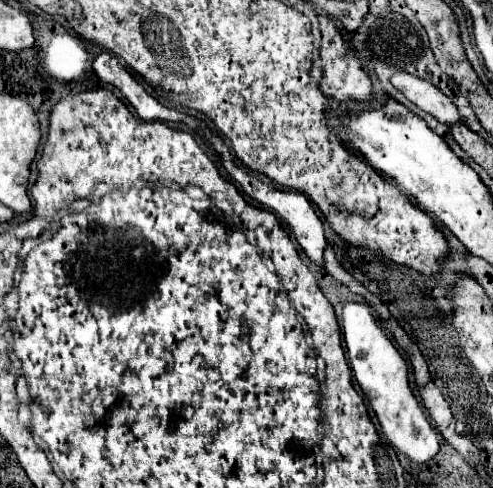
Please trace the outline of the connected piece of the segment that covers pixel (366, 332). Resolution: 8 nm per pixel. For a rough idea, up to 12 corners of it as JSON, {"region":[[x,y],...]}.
{"region":[[364,303],[344,339],[384,435],[428,463],[440,441],[408,365]]}

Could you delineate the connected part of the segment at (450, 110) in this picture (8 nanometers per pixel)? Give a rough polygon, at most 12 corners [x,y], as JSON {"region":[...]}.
{"region":[[398,73],[392,85],[444,125],[462,121],[430,81]]}

